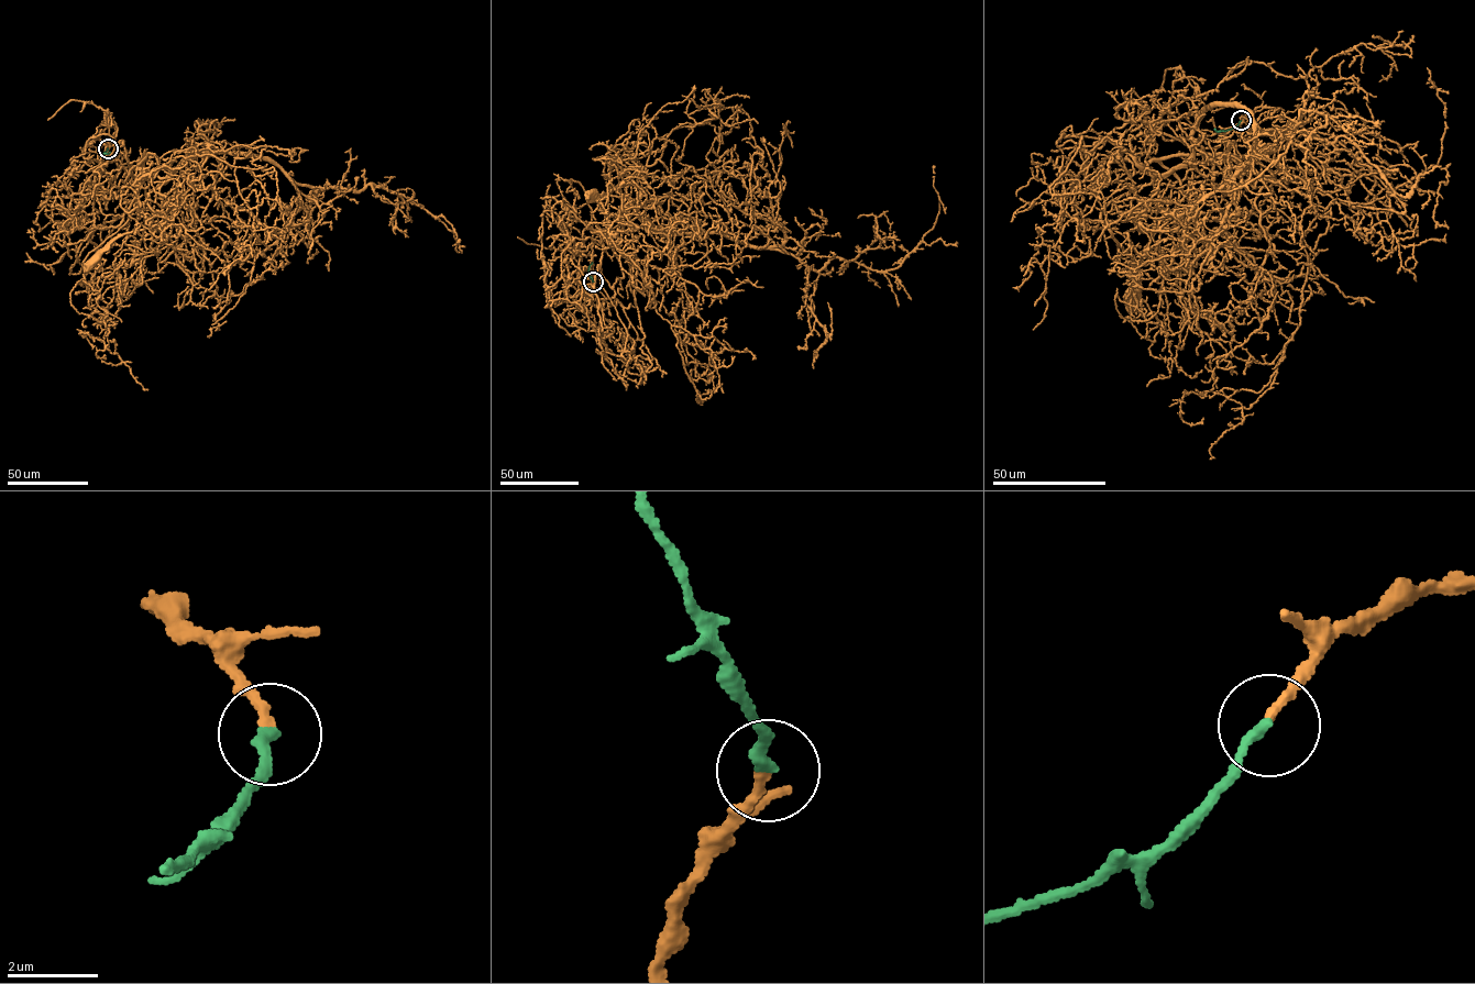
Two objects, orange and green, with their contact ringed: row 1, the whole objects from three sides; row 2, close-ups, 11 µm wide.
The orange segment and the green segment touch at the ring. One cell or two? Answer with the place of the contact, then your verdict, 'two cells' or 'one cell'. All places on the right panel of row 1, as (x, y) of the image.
place (1241, 120); one cell

